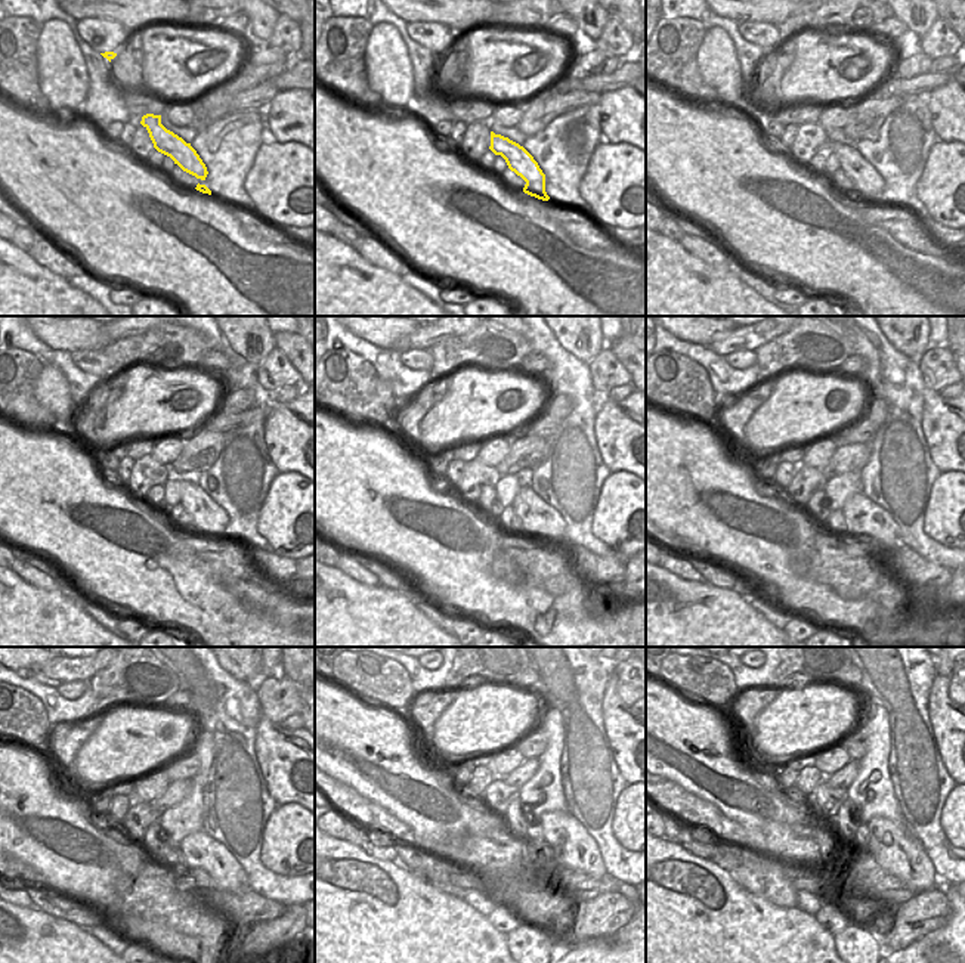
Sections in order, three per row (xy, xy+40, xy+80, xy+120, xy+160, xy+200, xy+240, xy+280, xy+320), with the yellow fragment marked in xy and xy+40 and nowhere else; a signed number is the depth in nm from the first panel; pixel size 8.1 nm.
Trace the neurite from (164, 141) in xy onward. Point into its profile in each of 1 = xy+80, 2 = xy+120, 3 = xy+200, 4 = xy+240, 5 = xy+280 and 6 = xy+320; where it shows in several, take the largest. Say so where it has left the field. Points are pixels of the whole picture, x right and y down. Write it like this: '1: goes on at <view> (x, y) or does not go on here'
1: goes on at xy+80 (869, 185)
2: goes on at xy+120 (209, 519)
3: goes on at xy+200 (880, 533)
4: goes on at xy+240 (216, 864)
5: goes on at xy+280 (550, 848)
6: goes on at xy+320 (894, 854)

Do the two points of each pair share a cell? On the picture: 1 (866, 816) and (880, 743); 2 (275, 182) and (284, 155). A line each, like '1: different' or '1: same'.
1: same
2: same

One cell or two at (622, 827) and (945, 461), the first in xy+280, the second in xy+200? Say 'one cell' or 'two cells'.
two cells

